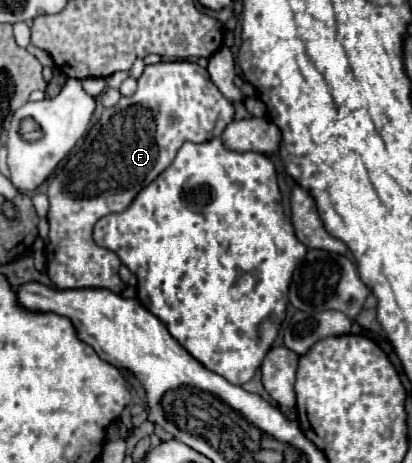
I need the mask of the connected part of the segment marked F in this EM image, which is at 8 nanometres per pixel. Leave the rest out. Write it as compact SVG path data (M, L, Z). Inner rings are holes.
M176 60L176 62L158 62L158 64L152 64L152 66L146 66L144 68L144 72L142 72L142 76L138 78L138 90L136 90L136 94L132 94L130 98L120 98L120 102L116 104L116 106L112 106L112 108L106 108L104 112L102 112L102 116L100 116L100 120L92 126L92 130L86 134L86 138L84 138L84 144L80 146L80 150L74 154L74 156L70 156L70 160L64 164L64 168L50 180L50 184L48 184L48 202L50 202L50 206L48 206L48 224L50 224L50 230L48 230L48 242L46 242L46 248L52 248L50 252L46 252L46 268L48 268L48 276L50 276L50 280L52 280L52 284L58 288L58 290L68 290L68 288L106 288L106 290L110 290L110 292L116 292L116 294L120 294L126 286L124 286L124 282L120 280L120 276L118 276L118 268L120 268L120 258L112 252L112 250L106 250L106 248L100 248L96 242L94 242L94 238L92 238L92 228L94 228L94 224L102 218L102 216L106 216L106 214L112 214L112 212L124 212L130 204L132 204L132 200L138 196L138 192L142 190L142 188L146 188L154 178L158 178L160 174L162 174L162 170L166 170L170 164L172 164L172 160L174 160L174 156L176 156L176 152L180 150L180 146L186 142L186 140L190 140L190 142L208 142L208 140L212 140L212 138L218 138L222 132L224 132L224 128L228 126L228 122L232 122L234 120L234 106L222 96L222 92L210 82L210 76L208 76L208 72L204 70L204 68L200 68L198 64L194 64L194 62L188 62L188 60ZM78 190L108 190L108 192L102 192L102 194L98 194L98 196L94 196L94 198L80 198L80 194L78 194Z

